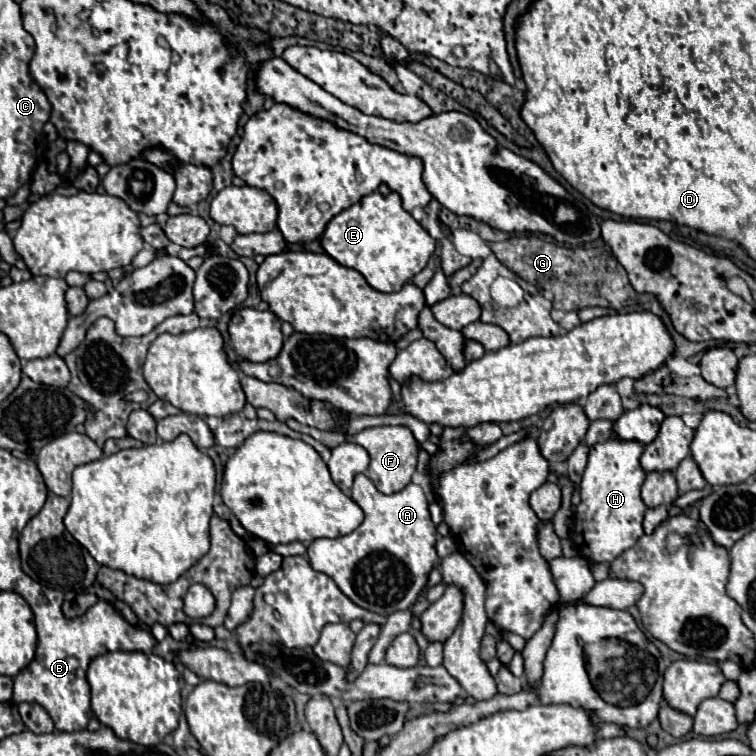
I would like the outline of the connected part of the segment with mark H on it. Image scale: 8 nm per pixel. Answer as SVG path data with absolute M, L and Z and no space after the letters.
M610 439L590 447L588 463L580 483L580 503L570 525L570 541L590 563L612 563L644 533L642 519L646 505L640 497L640 487L646 479L646 473L640 467L642 451L644 445L638 441L620 439Z

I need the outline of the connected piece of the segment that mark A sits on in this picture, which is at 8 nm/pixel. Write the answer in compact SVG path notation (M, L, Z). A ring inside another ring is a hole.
M358 475L352 485L352 499L362 507L362 511L366 515L362 525L344 537L312 541L308 547L308 557L310 557L312 567L316 571L322 571L328 577L332 577L346 597L350 597L356 605L360 605L368 611L374 611L374 613L386 617L394 611L410 609L418 601L420 593L426 589L428 575L438 561L436 541L440 535L436 531L436 525L430 519L428 499L426 499L424 489L414 483L408 483L402 491L384 495L372 485L372 481L366 475Z

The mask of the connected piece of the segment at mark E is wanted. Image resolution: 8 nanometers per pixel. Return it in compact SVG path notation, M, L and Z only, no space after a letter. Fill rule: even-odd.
M394 191L388 195L370 193L356 205L338 213L326 225L320 243L332 259L360 271L374 289L384 293L398 291L404 283L408 283L428 265L428 259L436 251L436 241L402 207L400 195Z

